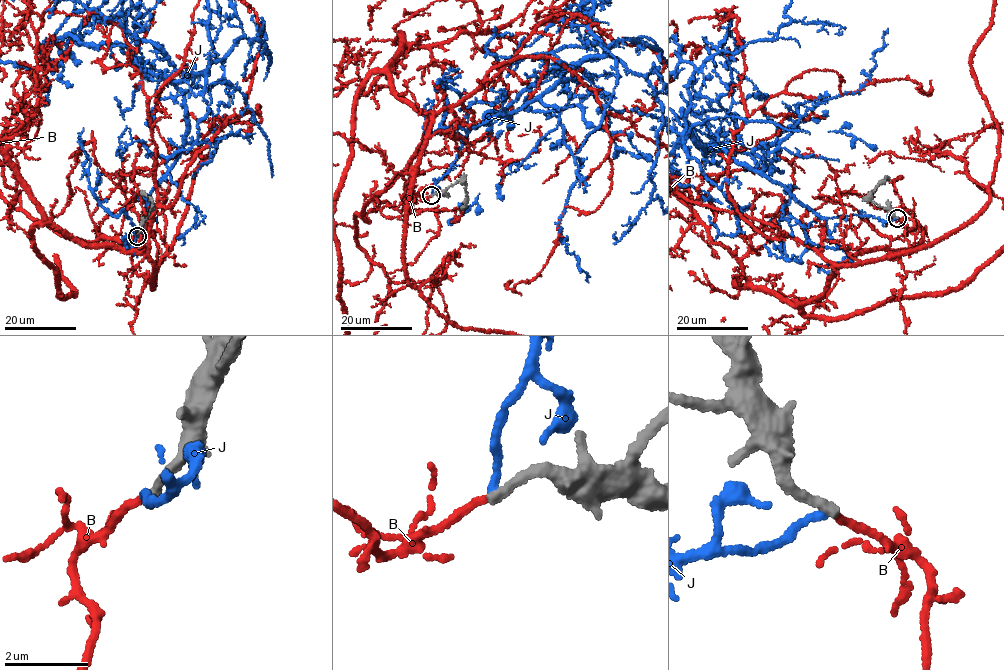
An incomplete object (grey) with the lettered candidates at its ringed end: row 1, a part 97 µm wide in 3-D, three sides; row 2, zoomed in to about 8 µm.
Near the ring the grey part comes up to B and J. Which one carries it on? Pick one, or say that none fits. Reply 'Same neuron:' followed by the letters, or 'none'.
Same neuron: none

